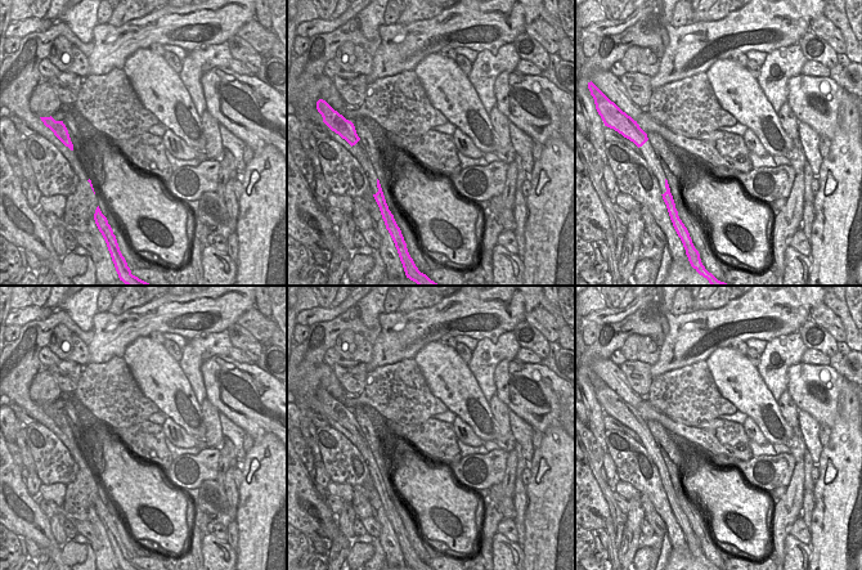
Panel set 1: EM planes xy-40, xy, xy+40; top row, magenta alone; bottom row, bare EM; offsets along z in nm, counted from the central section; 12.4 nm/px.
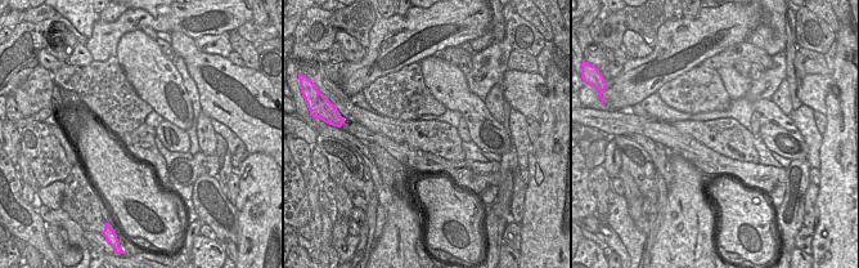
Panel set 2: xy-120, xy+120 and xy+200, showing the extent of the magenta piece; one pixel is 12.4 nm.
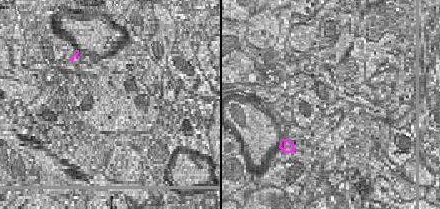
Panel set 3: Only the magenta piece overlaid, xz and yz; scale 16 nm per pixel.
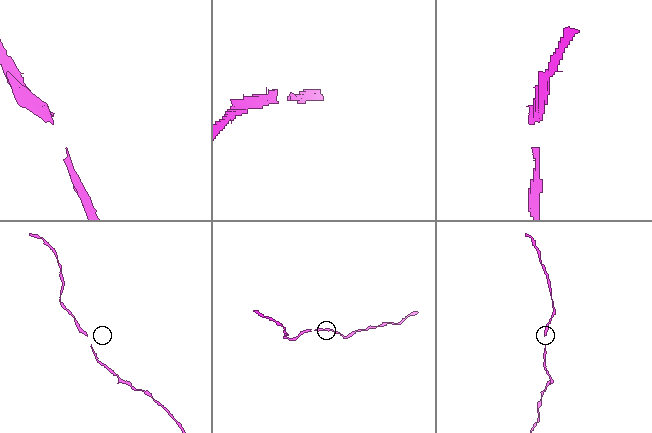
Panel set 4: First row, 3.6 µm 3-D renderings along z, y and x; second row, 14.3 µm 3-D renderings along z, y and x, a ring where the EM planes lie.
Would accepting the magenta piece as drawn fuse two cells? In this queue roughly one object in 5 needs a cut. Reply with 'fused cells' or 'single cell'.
single cell

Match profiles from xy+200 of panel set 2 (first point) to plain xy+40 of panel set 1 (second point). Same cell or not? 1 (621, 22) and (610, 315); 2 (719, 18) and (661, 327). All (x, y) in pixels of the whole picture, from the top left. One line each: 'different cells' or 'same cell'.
1: different cells
2: different cells

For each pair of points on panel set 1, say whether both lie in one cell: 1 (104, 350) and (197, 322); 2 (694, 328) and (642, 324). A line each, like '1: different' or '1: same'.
1: same
2: different

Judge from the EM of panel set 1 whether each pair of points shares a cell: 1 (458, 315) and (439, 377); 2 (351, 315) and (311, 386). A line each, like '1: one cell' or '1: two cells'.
1: two cells
2: one cell

